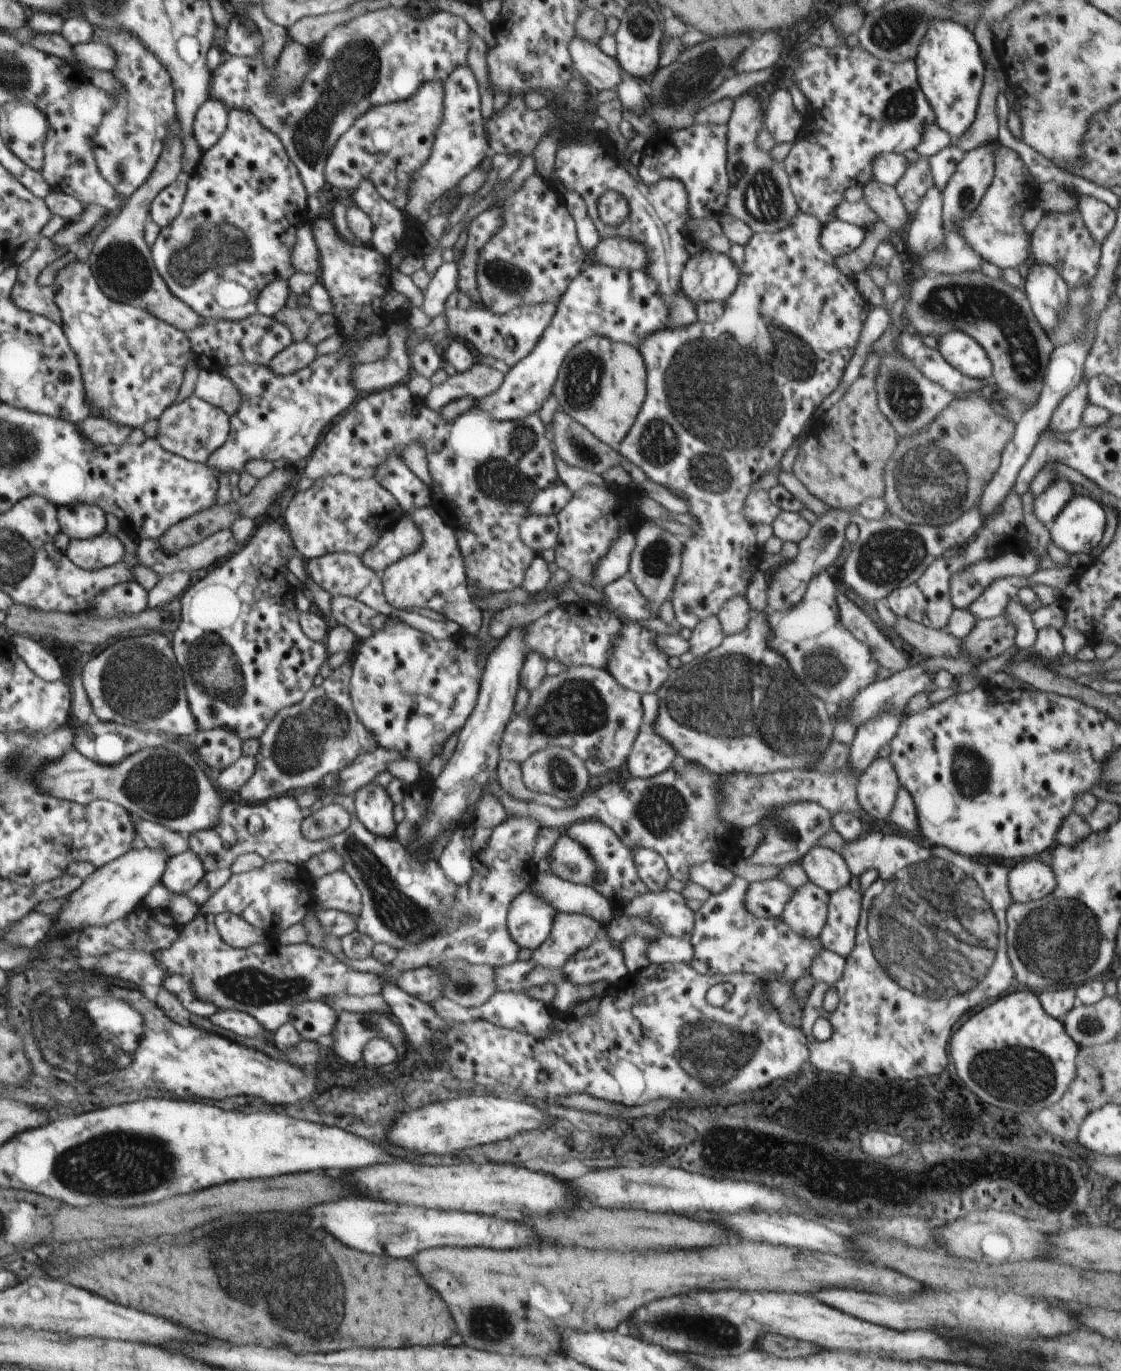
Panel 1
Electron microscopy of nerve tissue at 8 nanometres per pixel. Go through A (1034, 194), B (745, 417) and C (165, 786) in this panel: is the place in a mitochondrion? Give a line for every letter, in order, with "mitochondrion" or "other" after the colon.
A: other
B: mitochondrion
C: mitochondrion

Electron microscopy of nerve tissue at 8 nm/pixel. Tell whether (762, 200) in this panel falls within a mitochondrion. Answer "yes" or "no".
yes

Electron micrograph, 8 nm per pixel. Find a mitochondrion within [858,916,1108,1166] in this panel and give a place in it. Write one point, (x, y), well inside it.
(1026, 1075)

